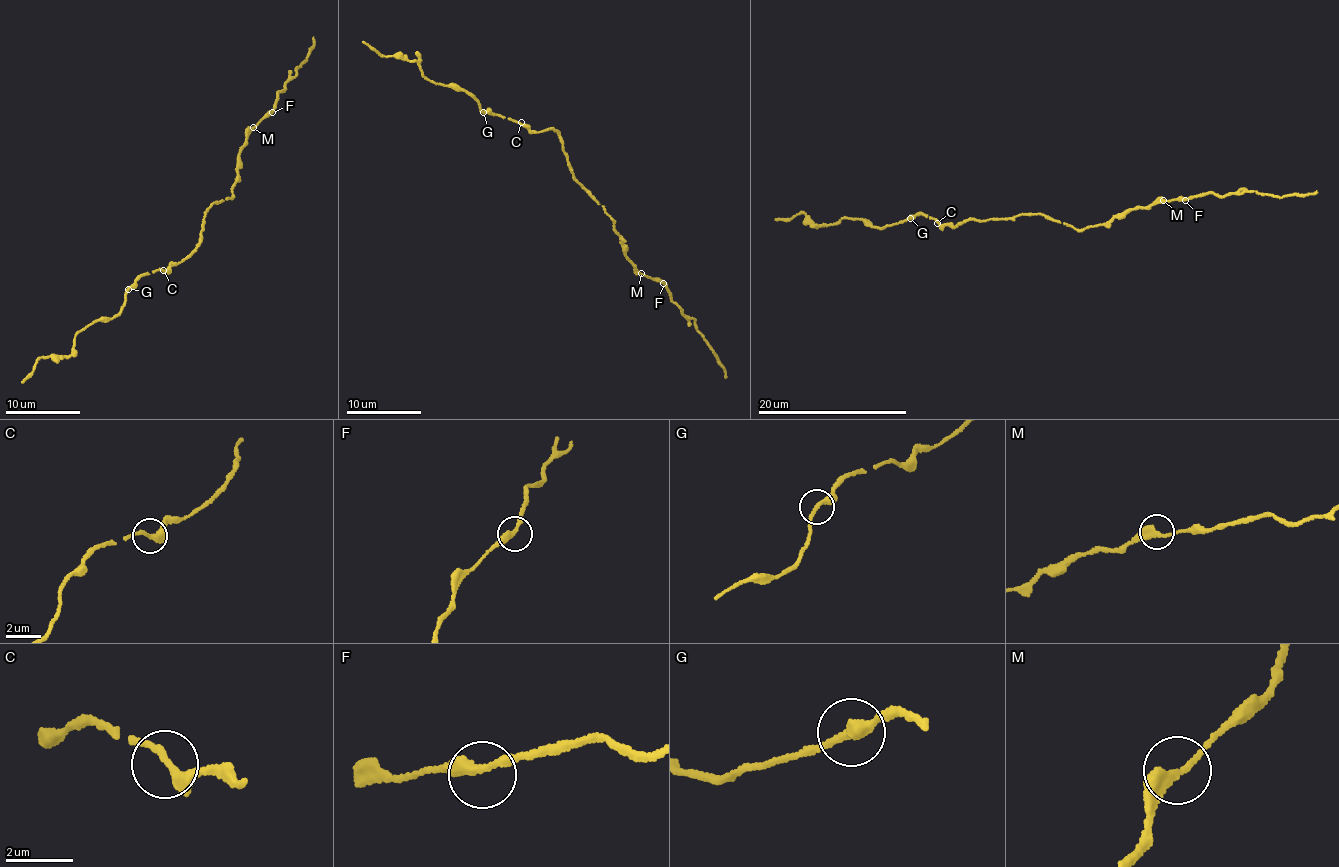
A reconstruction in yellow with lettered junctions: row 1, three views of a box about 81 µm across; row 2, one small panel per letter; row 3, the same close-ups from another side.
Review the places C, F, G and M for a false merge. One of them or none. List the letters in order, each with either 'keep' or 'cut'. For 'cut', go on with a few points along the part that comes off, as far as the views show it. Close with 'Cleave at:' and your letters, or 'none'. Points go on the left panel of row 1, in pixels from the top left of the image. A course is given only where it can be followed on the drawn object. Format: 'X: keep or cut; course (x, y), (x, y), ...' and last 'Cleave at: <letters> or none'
C: keep
F: keep
G: keep
M: keep
Cleave at: none

